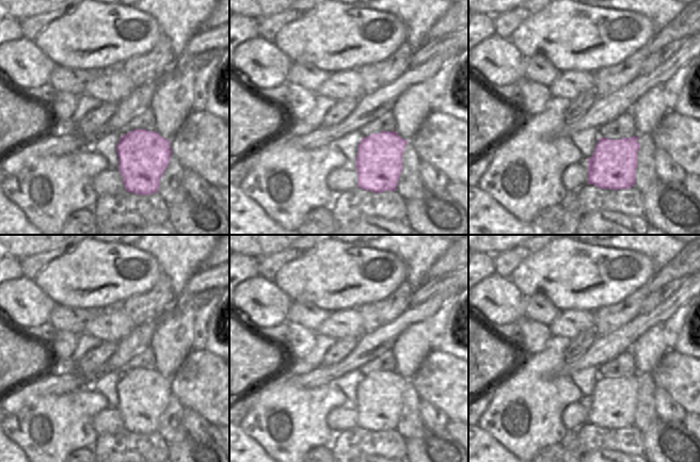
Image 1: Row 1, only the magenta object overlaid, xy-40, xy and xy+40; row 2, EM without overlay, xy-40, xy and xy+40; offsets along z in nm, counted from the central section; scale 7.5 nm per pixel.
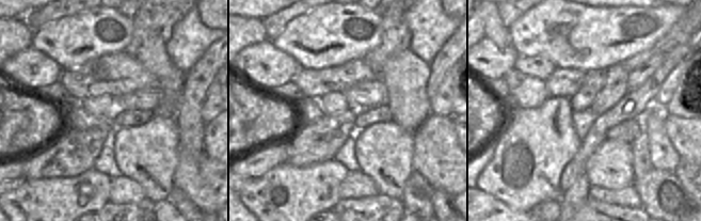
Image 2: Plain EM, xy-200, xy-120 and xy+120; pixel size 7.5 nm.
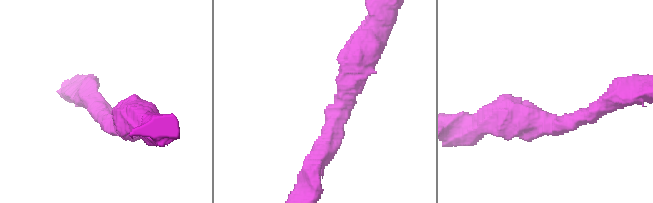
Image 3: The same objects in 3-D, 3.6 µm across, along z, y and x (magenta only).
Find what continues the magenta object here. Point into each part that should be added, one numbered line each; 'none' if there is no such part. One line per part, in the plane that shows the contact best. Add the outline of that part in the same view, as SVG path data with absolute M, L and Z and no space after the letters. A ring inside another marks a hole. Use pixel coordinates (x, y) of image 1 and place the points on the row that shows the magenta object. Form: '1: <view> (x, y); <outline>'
none

